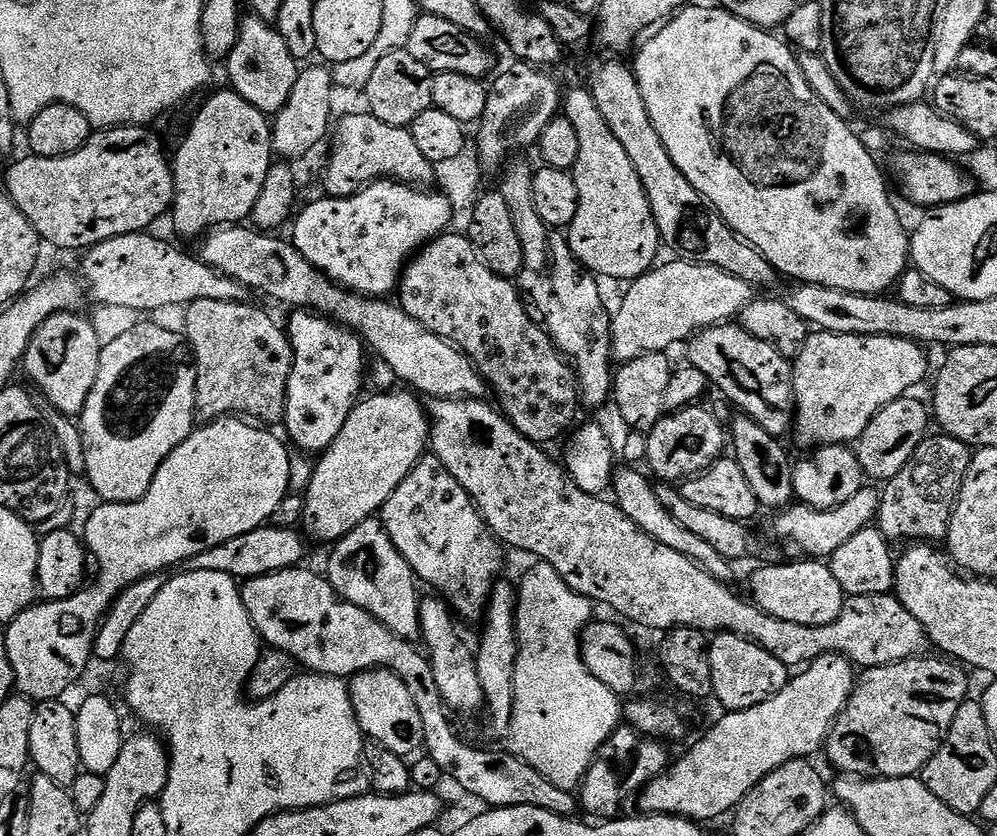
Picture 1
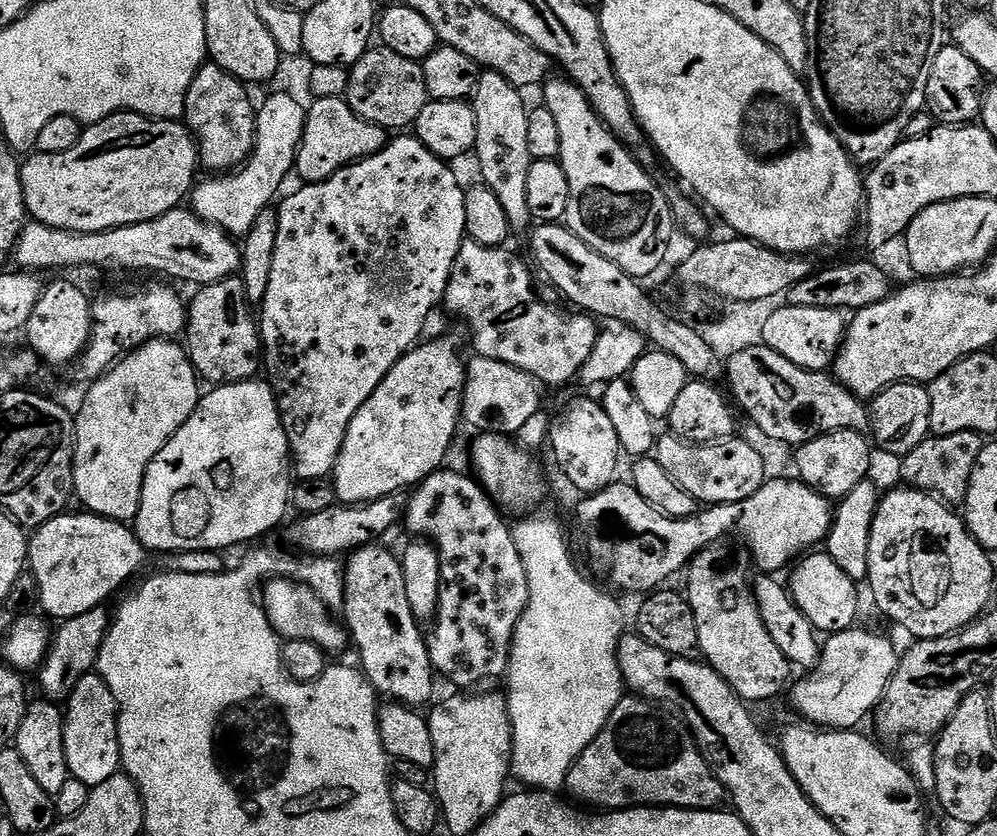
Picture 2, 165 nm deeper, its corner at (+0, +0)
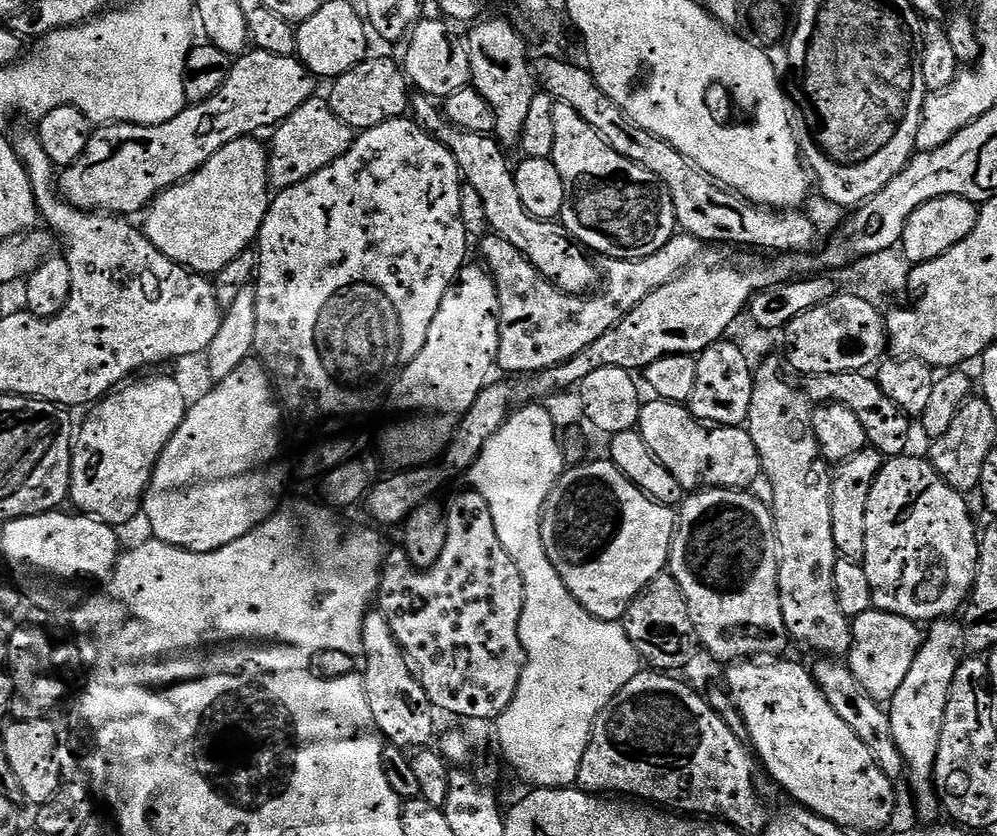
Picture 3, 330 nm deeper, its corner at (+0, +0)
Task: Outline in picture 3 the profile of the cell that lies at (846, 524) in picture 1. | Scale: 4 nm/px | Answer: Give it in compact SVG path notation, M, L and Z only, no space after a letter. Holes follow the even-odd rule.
M601 458L601 460L592 460L589 464L588 462L589 460L569 467L560 475L560 481L550 490L544 503L544 513L540 523L542 546L546 546L546 558L550 558L554 570L558 570L562 582L566 582L566 590L570 590L570 594L574 594L574 598L589 614L599 620L620 622L624 619L629 602L635 596L640 595L651 580L658 578L667 569L668 555L672 549L672 535L676 533L678 516L669 505L659 504L656 500L651 500L645 492L638 490L638 486L634 486L634 482L630 482L630 478L626 478L626 474L622 474L622 470L618 470L618 466L614 466L611 460Z

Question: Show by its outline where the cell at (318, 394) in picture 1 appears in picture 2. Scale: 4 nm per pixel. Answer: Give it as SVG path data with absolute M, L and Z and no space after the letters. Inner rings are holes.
M415 135L397 136L400 136L397 140L396 137L389 139L386 147L378 154L358 160L355 164L348 164L322 182L304 184L293 196L285 195L279 201L278 242L274 246L274 266L270 266L270 286L266 286L266 298L258 308L258 327L262 364L266 372L268 368L266 379L272 385L272 393L276 395L276 405L280 411L282 426L286 430L291 467L300 480L322 480L331 477L354 414L358 414L366 398L370 398L370 394L378 390L378 386L384 381L386 374L390 374L392 367L417 347L428 315L435 308L441 307L444 291L450 282L450 274L456 265L460 247L466 239L465 185L460 185L459 178L448 169L451 167L445 161L439 160L430 150L426 150L424 143L417 140Z

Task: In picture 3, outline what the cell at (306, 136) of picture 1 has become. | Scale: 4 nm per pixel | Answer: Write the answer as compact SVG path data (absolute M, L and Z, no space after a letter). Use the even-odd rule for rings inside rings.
M242 136L222 146L222 150L218 150L218 154L214 154L214 158L210 158L210 162L206 162L193 176L181 180L152 199L142 216L142 231L158 251L166 254L166 258L191 272L215 274L228 263L234 262L238 254L249 251L257 243L270 203L268 149L258 141L251 136Z

